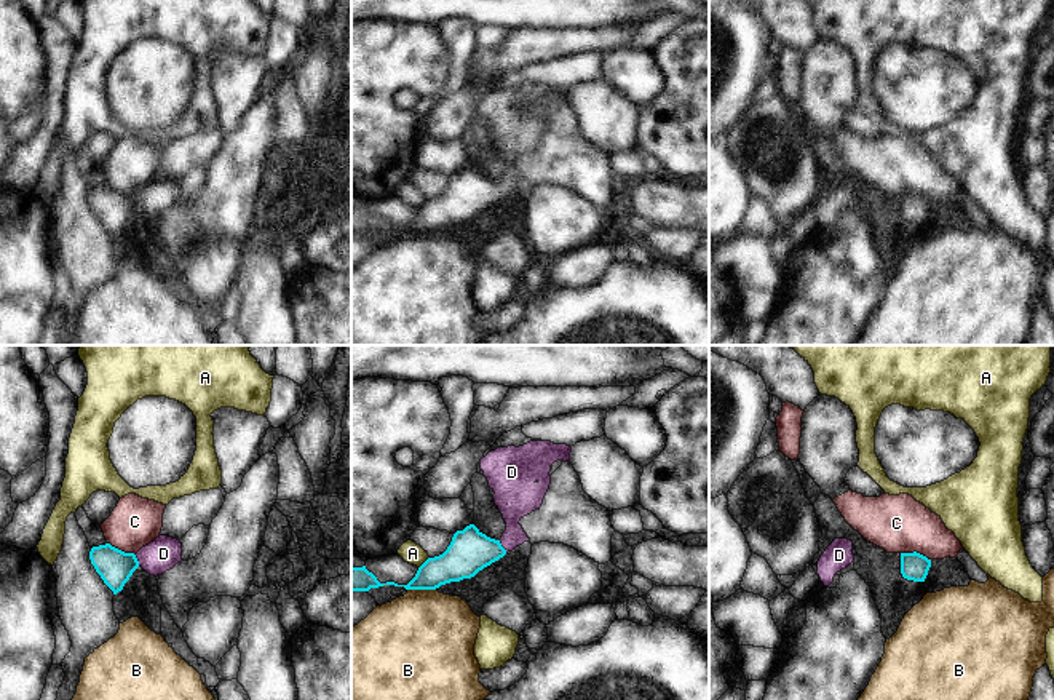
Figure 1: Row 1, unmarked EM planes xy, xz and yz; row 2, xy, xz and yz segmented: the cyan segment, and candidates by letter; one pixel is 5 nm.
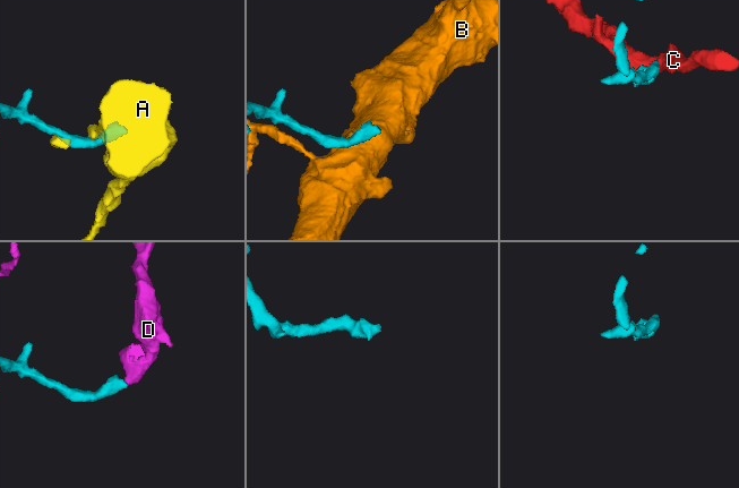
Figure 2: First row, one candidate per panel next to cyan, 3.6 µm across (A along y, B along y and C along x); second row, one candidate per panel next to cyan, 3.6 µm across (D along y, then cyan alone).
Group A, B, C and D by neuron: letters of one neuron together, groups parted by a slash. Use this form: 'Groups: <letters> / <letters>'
Groups: A / B / C / D.

